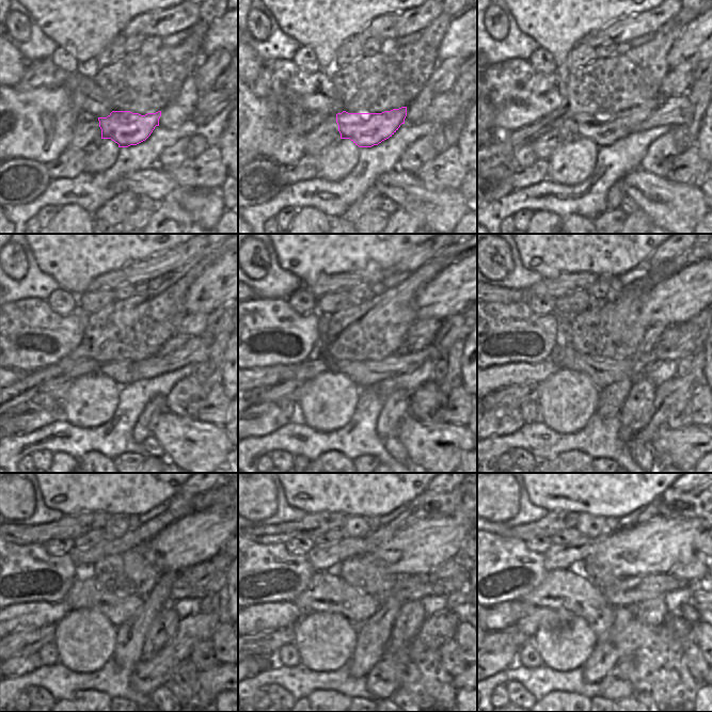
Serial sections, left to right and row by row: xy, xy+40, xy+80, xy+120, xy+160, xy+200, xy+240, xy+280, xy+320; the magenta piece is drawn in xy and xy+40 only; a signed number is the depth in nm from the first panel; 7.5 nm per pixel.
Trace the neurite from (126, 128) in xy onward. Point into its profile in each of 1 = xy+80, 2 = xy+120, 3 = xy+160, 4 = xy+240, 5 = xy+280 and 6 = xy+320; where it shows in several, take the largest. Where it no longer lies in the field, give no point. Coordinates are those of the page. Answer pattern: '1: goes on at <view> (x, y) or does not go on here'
1: goes on at xy+80 (604, 130)
2: goes on at xy+120 (119, 370)
3: goes on at xy+160 (307, 369)
4: goes on at xy+240 (28, 615)
5: goes on at xy+280 (271, 615)
6: goes on at xy+320 (505, 615)

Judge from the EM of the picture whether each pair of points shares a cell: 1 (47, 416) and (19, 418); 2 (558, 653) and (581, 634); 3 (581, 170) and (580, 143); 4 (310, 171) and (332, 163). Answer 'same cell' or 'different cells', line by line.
1: same cell
2: same cell
3: same cell
4: different cells

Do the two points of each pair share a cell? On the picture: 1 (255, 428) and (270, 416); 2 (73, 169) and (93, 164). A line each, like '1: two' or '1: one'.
1: one
2: two

